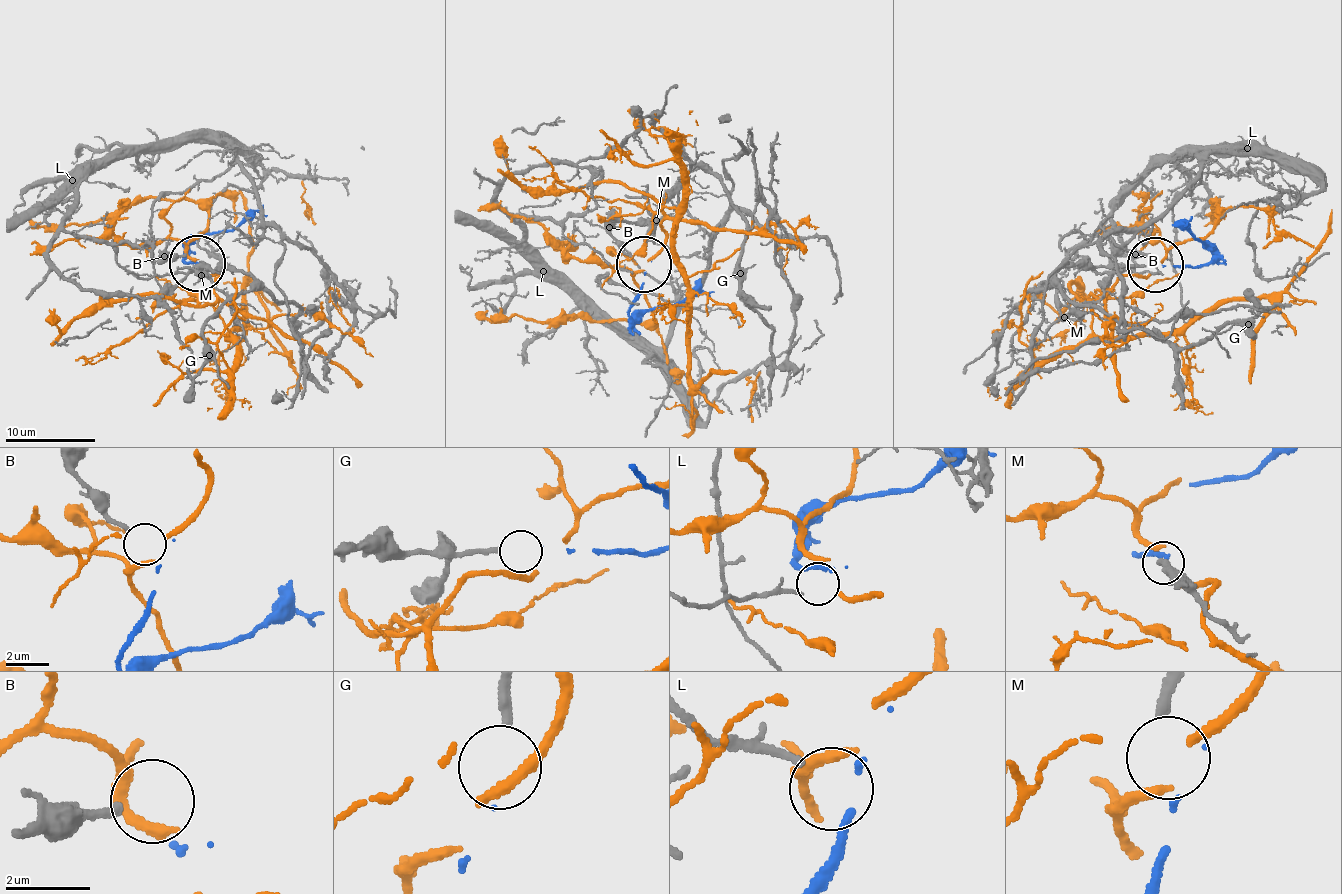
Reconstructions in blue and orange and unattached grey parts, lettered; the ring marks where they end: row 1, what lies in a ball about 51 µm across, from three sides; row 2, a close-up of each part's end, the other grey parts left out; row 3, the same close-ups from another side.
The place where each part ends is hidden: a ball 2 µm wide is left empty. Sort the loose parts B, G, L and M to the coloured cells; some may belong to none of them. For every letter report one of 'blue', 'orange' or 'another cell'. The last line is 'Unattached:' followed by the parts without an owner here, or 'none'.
B: another cell
G: blue
L: another cell
M: another cell
Unattached: B, L, M

